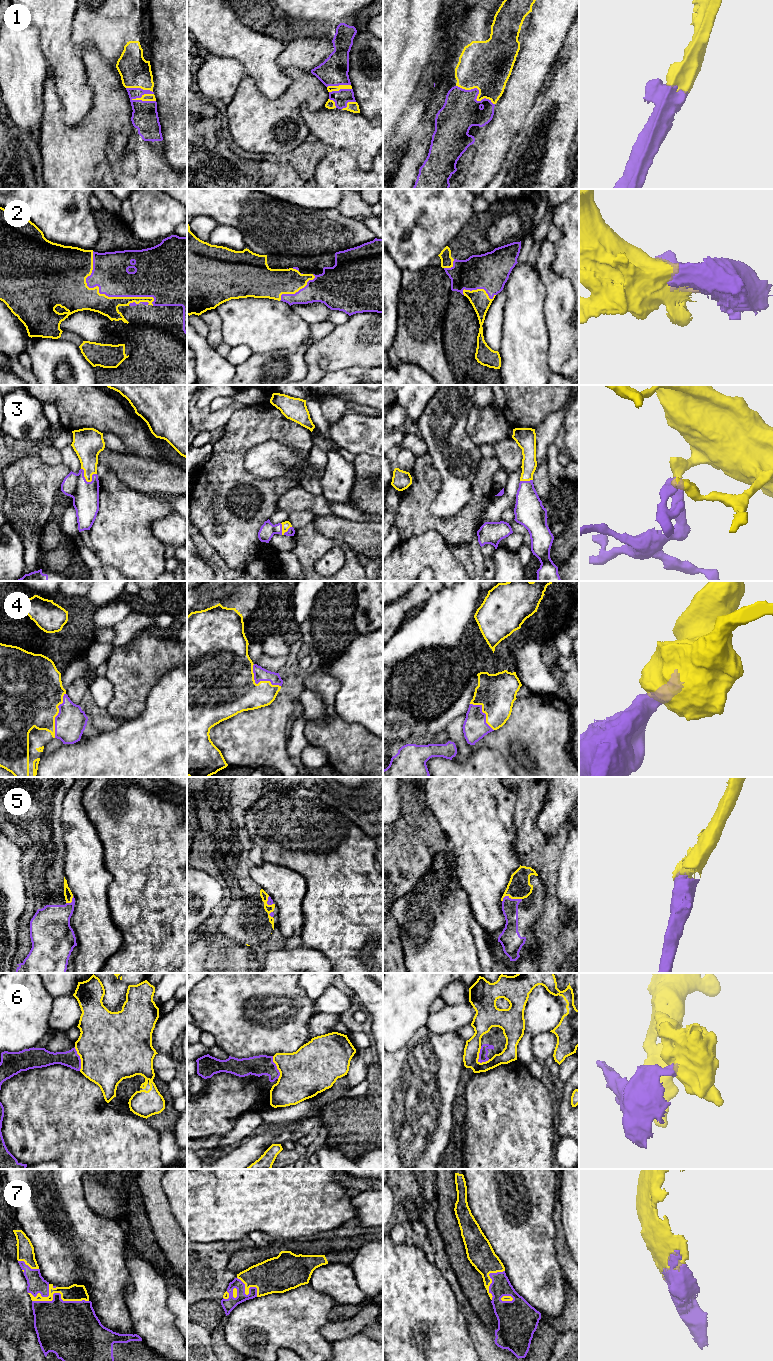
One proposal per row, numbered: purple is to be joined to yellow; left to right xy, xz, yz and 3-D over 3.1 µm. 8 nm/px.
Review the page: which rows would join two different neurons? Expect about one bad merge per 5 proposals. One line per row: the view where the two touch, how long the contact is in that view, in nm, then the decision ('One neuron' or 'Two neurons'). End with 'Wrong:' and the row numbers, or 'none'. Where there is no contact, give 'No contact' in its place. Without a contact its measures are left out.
1: Touches yellow in xy. Shared border 260 nm. One neuron
2: Touches yellow in xy. Shared border 650 nm. One neuron
3: Touches yellow in xy. Shared border 140 nm. One neuron
4: Touches yellow in xy. Shared border 380 nm. One neuron
5: Touches yellow in yz. Shared border 160 nm. One neuron
6: Touches yellow in yz. Shared border 140 nm. One neuron
7: Touches yellow in xy. Shared border 460 nm. One neuron
Wrong: none

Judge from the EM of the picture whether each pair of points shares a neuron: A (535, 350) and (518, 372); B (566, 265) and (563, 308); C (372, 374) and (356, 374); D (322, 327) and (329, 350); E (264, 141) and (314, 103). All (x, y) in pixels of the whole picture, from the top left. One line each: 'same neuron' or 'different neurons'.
A: same neuron
B: different neurons
C: same neuron
D: different neurons
E: same neuron

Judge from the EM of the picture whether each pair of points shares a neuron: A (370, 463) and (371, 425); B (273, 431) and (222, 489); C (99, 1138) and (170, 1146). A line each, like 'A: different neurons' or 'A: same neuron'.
A: different neurons
B: same neuron
C: different neurons

